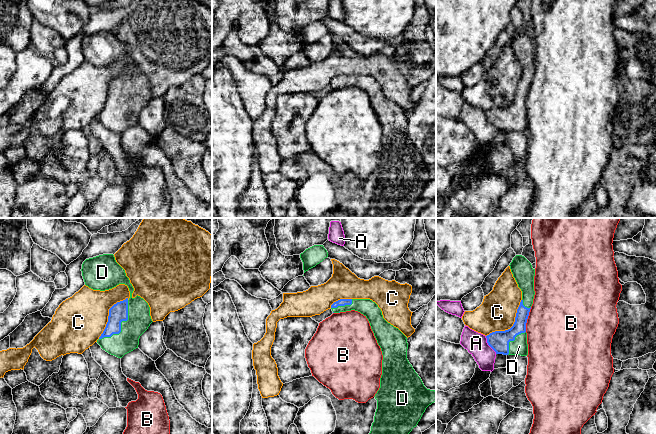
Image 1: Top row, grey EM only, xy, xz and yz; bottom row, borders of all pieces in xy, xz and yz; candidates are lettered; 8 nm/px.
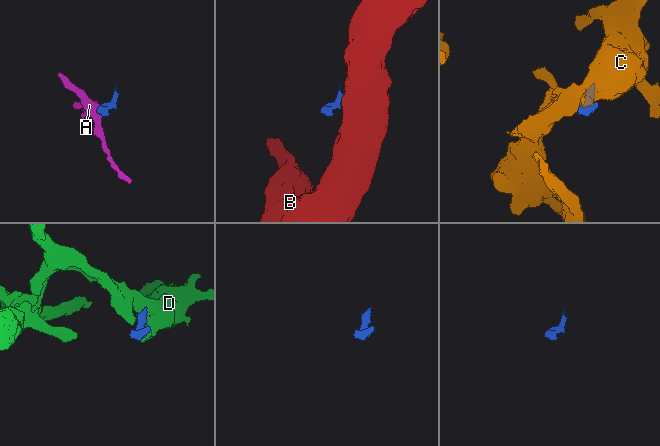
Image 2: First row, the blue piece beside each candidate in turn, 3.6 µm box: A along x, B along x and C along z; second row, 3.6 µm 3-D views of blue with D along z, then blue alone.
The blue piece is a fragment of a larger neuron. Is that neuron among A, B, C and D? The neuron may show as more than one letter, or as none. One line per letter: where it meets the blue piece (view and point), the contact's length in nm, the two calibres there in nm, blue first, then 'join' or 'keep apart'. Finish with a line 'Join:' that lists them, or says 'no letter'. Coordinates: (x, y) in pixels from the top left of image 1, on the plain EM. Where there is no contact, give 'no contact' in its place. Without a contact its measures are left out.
A: yz (488, 120) | 170 nm | 160/180 nm | keep apart
B: yz (527, 94) | 200 nm | 120/500 nm | keep apart
C: yz (513, 101) | 420 nm | 160/300 nm | keep apart
D: xy (120, 101) | 400 nm | 150/190 nm | join
Join: D

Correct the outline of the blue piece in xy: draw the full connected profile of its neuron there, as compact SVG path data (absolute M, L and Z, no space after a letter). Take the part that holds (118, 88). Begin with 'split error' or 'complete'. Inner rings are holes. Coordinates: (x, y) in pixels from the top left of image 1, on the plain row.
split error; M113 30L86 35L81 47L85 61L93 66L105 67L119 60L129 64L130 74L117 78L109 85L108 98L97 116L103 126L122 134L138 124L140 112L153 98L150 83L140 72L132 73L134 64Z

